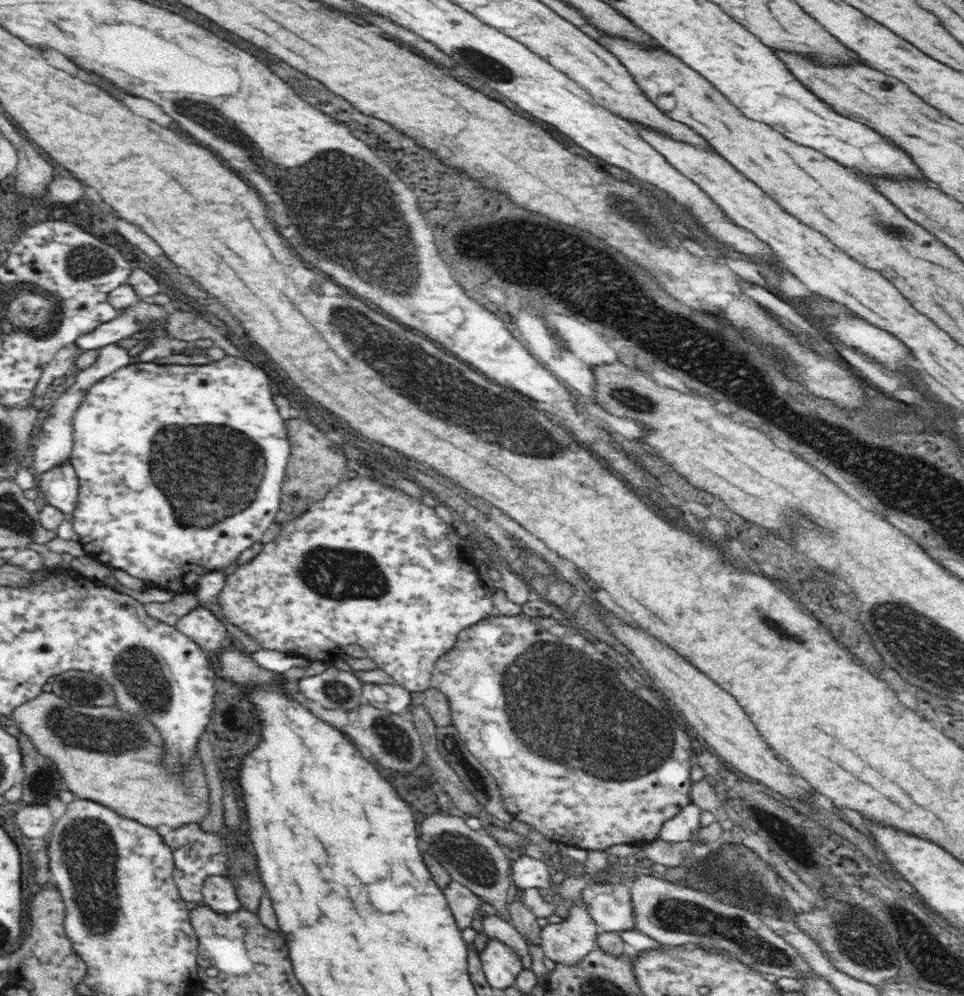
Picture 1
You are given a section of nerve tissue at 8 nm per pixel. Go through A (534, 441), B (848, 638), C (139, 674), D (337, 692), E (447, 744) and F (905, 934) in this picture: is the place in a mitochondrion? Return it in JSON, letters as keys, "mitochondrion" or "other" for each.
{"A":"mitochondrion","B":"other","C":"mitochondrion","D":"mitochondrion","E":"mitochondrion","F":"mitochondrion"}

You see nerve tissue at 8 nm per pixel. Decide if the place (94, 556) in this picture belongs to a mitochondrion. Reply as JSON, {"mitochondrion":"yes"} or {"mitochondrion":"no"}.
{"mitochondrion":"no"}

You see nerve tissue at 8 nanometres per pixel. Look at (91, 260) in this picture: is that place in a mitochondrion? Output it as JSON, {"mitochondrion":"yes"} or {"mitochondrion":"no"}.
{"mitochondrion":"yes"}

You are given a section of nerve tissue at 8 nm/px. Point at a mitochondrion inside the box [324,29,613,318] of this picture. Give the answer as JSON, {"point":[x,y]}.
{"point":[496,70]}

